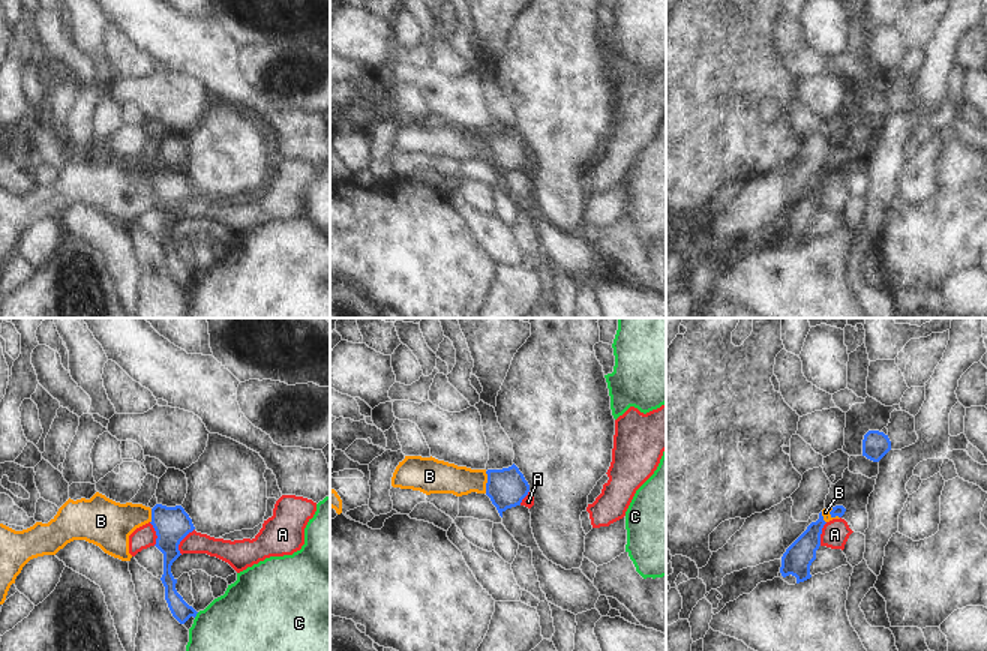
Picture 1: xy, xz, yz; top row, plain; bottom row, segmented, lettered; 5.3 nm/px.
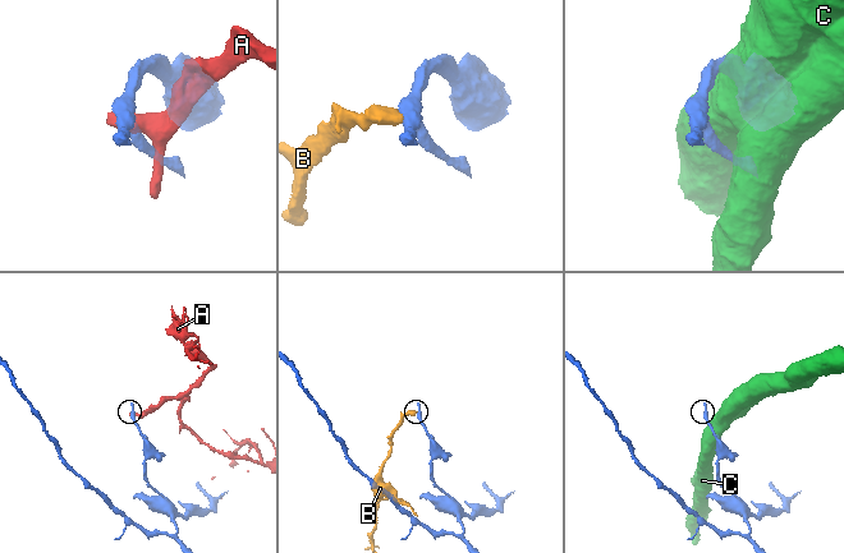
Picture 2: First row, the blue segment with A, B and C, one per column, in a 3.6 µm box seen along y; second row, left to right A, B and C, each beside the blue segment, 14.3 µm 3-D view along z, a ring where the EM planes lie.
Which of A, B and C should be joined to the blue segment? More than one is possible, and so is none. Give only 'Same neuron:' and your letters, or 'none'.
Same neuron: none

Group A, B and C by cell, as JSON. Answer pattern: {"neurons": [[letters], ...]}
{"neurons": [["A", "B"], ["C"]]}

